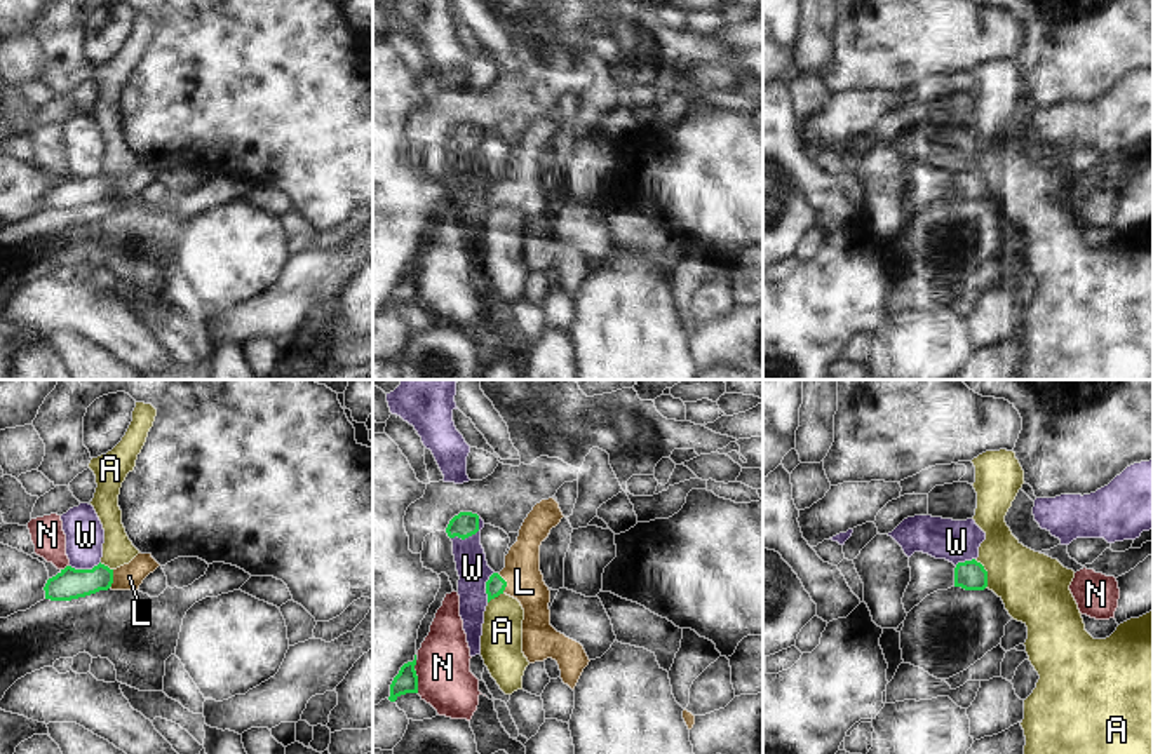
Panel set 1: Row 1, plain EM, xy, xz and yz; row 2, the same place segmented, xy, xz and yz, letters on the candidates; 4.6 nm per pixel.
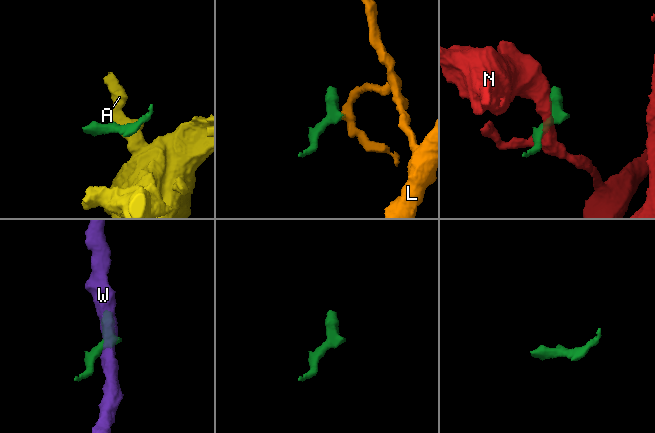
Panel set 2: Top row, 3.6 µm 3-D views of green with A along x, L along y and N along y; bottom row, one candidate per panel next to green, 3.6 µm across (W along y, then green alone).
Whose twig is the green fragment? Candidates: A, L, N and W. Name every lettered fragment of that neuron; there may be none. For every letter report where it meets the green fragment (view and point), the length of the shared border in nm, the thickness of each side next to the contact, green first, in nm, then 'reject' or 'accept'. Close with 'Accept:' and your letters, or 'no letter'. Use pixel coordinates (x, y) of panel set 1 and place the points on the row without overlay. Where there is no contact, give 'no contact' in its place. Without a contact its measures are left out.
A: yz (986, 183) | 150 nm | 140/320 nm | reject
L: xz (505, 194) | 100 nm | 90/180 nm | accept
N: xz (417, 286) | 150 nm | 110/260 nm | reject
W: xz (471, 145) | 170 nm | 120/150 nm | reject
Accept: L

